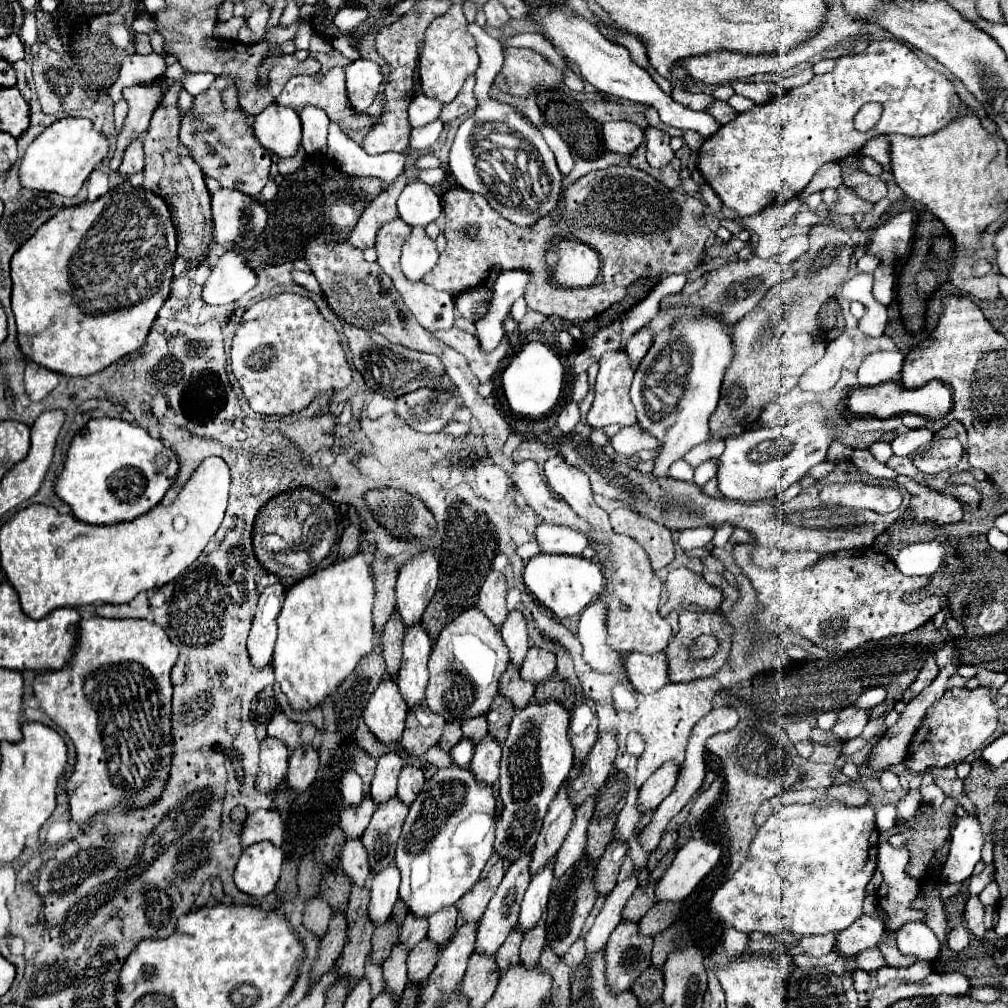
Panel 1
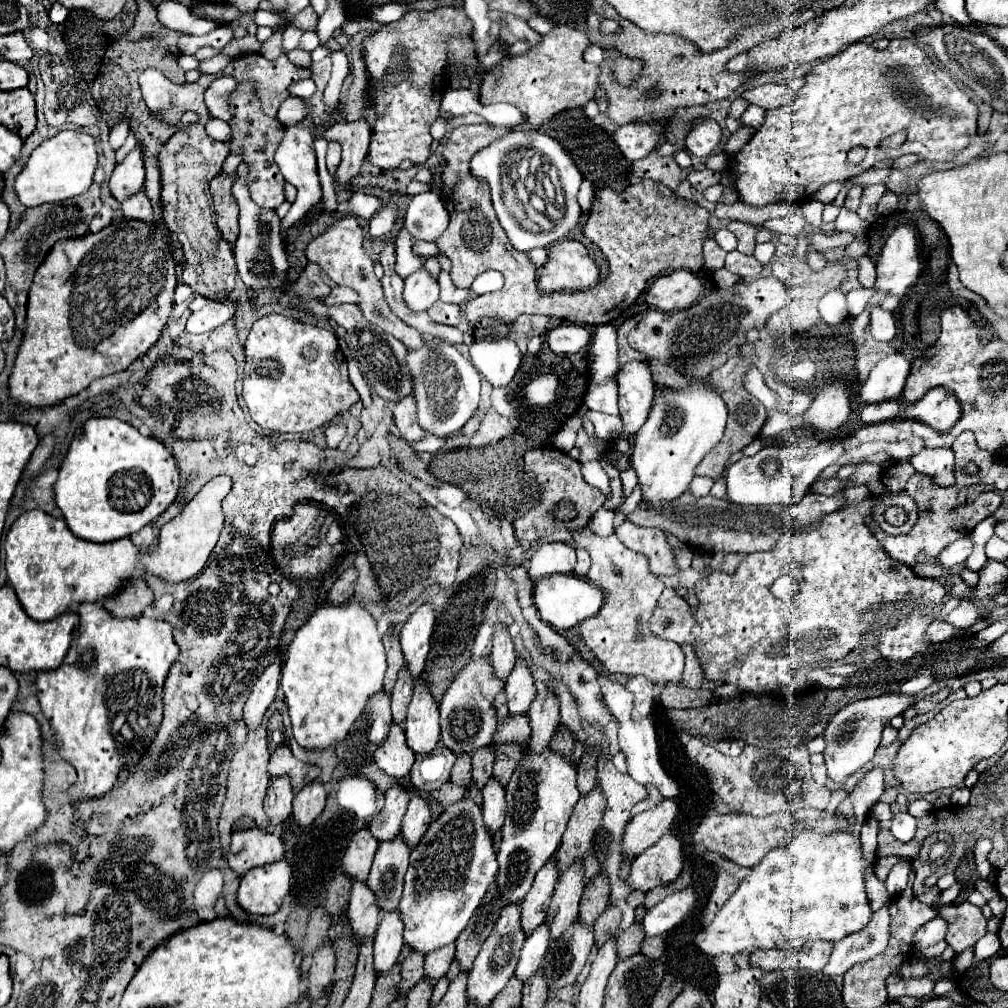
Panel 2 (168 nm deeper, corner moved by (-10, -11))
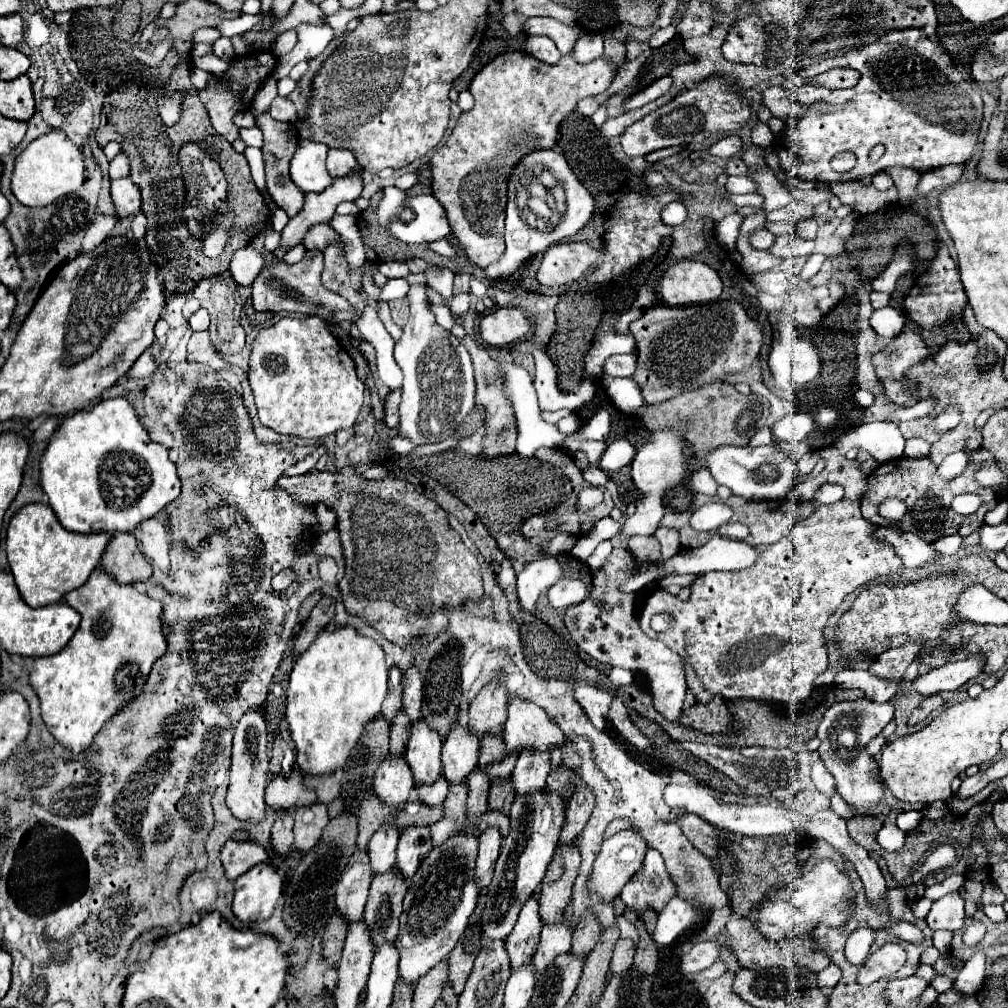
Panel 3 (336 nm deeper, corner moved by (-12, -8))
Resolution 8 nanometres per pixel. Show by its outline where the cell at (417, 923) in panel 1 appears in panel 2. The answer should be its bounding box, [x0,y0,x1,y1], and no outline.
[399,952,423,996]

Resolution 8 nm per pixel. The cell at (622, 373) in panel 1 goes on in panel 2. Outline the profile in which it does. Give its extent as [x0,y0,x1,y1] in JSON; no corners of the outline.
[589,412,623,440]

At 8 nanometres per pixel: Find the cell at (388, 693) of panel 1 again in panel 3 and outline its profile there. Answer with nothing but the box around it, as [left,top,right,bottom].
[373,755,413,805]

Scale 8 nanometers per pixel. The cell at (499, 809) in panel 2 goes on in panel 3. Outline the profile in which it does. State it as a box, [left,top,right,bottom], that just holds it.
[477,827,501,887]

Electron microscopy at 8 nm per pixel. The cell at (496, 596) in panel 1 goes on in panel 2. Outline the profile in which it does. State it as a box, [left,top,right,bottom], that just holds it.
[491,626,517,682]

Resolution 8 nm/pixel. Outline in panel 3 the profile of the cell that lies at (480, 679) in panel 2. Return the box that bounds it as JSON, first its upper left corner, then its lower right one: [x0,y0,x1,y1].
[443,725,481,783]

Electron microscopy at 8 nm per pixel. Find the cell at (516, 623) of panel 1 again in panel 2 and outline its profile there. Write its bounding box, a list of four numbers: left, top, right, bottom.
[505,658,537,716]

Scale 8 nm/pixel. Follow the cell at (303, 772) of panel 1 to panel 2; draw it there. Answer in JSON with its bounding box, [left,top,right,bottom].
[293,782,327,828]

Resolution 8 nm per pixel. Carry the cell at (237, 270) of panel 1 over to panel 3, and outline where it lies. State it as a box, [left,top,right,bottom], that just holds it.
[189,309,209,331]

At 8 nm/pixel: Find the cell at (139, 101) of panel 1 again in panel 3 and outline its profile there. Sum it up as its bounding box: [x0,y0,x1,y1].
[111,177,141,217]

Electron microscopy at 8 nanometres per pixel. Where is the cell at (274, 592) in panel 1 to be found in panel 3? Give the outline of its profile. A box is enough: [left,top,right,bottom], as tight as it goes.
[227,707,269,821]

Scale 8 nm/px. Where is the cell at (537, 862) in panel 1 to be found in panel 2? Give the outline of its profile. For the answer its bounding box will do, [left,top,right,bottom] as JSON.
[521,860,557,936]

